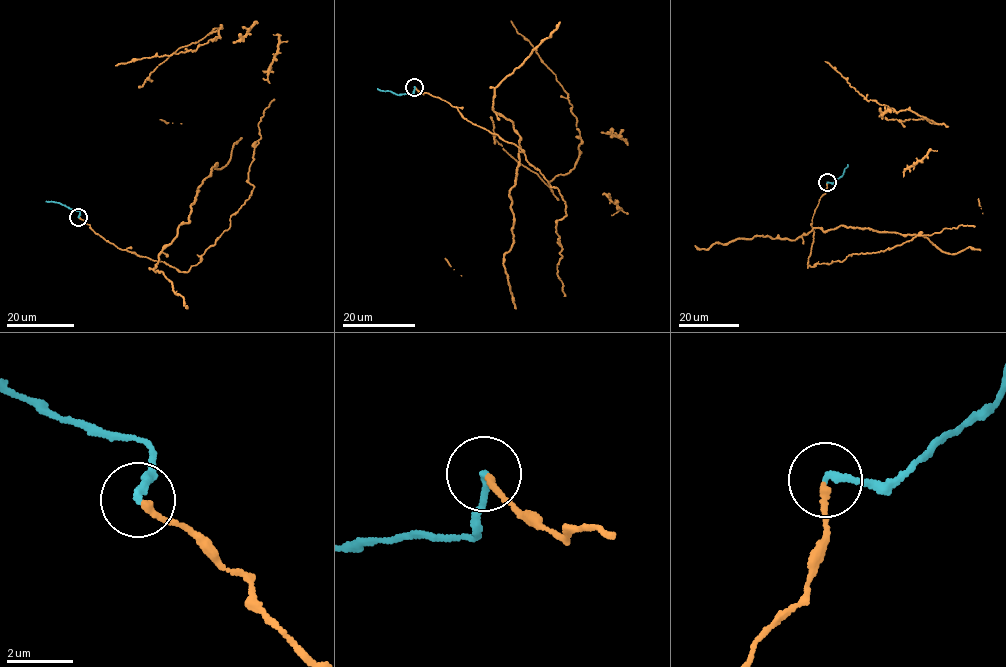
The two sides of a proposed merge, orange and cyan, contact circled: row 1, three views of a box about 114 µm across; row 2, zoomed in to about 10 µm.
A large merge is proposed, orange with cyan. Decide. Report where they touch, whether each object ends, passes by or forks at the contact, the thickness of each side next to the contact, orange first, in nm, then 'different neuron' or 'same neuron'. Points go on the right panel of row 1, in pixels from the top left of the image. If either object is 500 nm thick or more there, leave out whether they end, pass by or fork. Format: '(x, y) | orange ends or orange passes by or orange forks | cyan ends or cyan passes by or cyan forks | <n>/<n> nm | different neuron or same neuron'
(827, 182) | orange ends | cyan ends | 200/200 nm | same neuron

